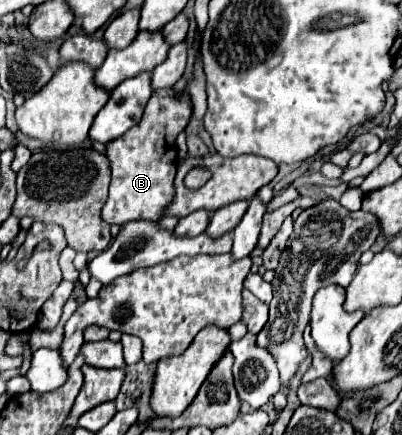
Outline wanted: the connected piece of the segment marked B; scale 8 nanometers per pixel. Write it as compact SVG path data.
M160 88L154 90L152 98L146 104L140 124L130 128L120 138L106 144L106 156L112 168L112 182L110 182L110 196L102 208L102 218L108 224L126 224L130 220L154 220L158 222L164 210L174 200L174 176L176 176L176 136L188 126L192 118L192 102L188 92L176 92L174 88Z

